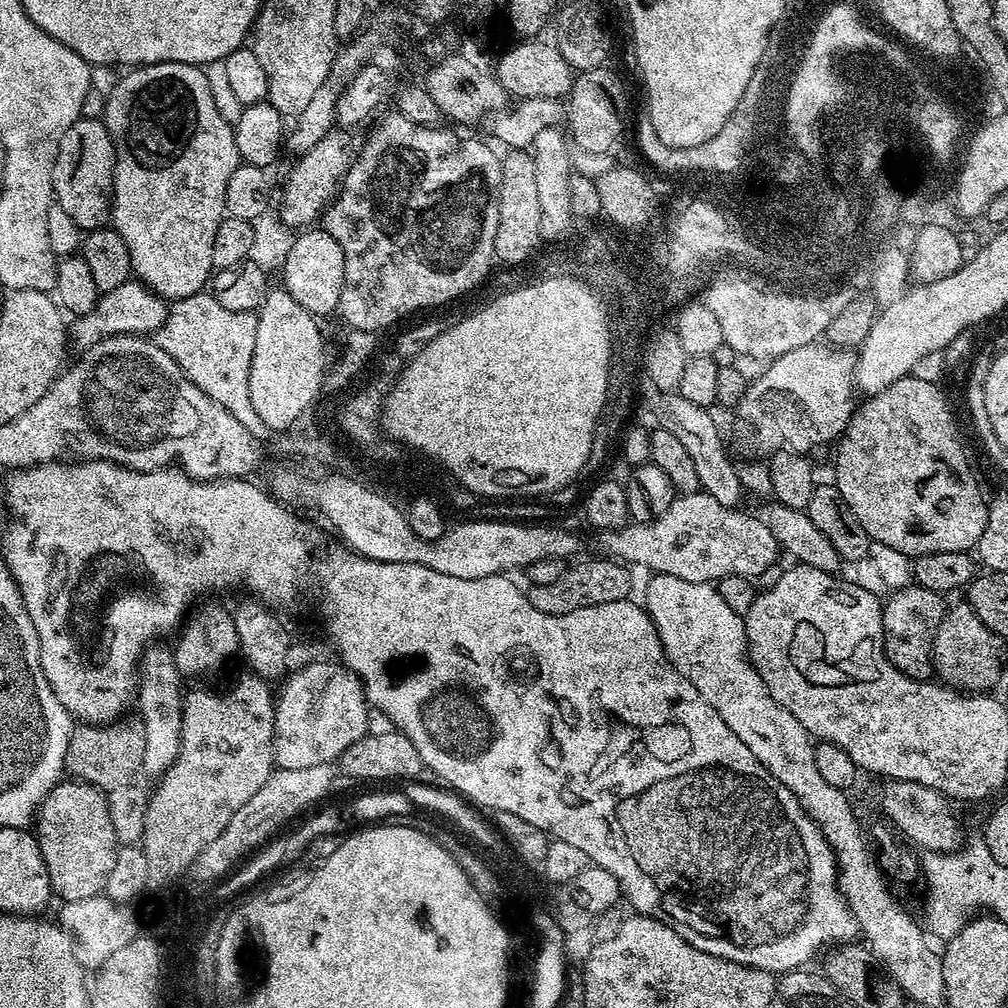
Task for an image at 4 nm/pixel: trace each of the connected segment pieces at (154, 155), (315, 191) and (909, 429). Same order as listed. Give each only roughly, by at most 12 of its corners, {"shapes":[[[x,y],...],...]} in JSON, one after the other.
{"shapes":[[[203,67],[107,93],[111,227],[165,301],[205,291],[240,165]],[[329,136],[303,153],[285,184],[280,215],[292,228],[323,215],[351,155]],[[939,383],[867,397],[836,489],[869,541],[975,549],[989,501]]]}

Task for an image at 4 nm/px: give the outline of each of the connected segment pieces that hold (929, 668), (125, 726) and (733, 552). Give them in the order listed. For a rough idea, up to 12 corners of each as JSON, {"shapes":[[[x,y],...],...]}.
{"shapes":[[[915,582],[883,601],[884,654],[915,680],[933,675],[945,597]],[[139,715],[77,723],[64,770],[109,794],[144,767]],[[703,490],[600,532],[609,557],[710,584],[781,555],[761,522]]]}

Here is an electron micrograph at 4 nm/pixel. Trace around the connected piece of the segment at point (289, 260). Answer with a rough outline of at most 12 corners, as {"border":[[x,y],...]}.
{"border":[[304,230],[282,263],[282,288],[310,315],[340,307],[342,246]]}

